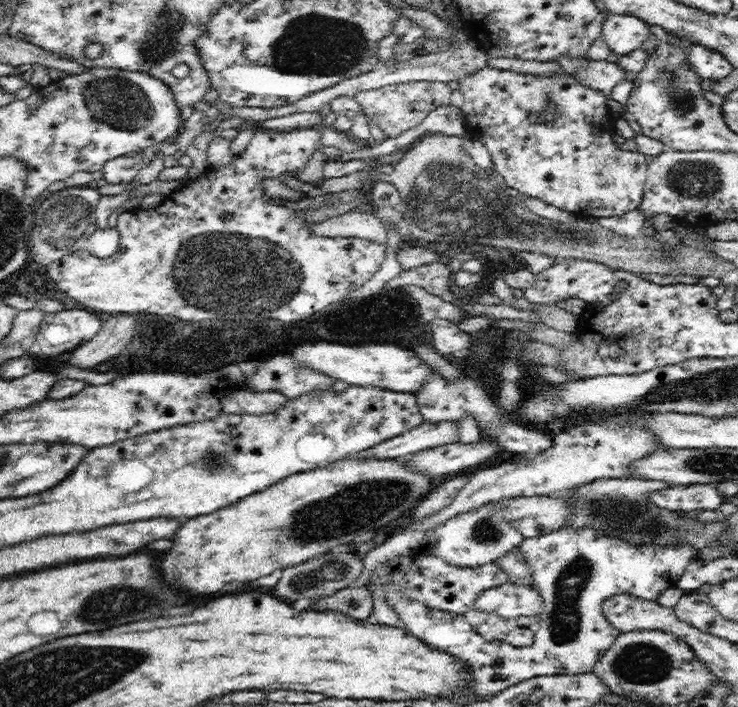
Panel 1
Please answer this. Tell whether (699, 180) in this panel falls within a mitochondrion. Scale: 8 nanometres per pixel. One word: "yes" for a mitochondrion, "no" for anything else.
yes

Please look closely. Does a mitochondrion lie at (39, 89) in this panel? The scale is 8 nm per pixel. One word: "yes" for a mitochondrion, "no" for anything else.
no

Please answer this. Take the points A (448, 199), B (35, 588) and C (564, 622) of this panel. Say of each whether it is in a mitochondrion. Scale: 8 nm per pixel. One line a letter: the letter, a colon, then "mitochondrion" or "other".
A: mitochondrion
B: other
C: mitochondrion

